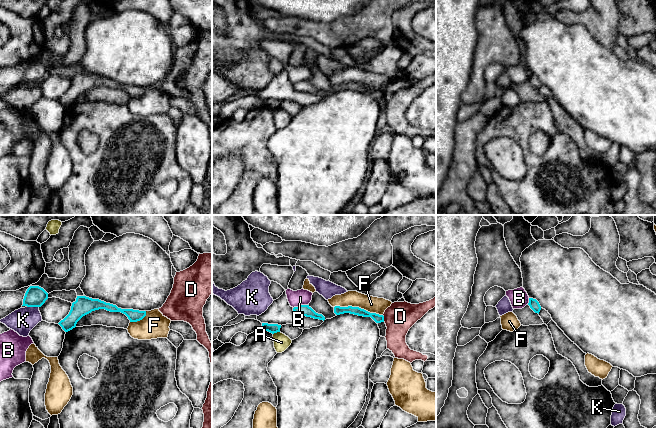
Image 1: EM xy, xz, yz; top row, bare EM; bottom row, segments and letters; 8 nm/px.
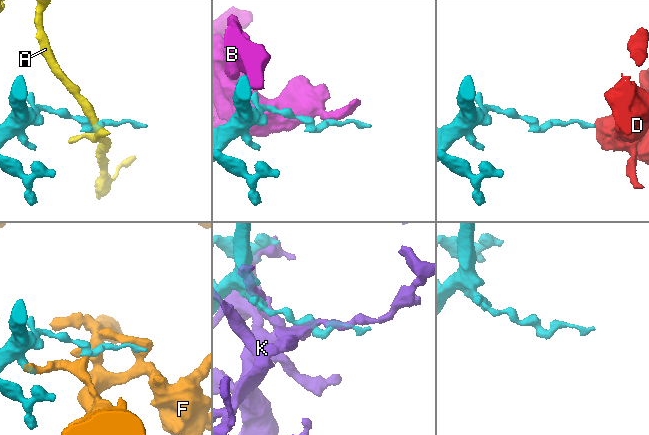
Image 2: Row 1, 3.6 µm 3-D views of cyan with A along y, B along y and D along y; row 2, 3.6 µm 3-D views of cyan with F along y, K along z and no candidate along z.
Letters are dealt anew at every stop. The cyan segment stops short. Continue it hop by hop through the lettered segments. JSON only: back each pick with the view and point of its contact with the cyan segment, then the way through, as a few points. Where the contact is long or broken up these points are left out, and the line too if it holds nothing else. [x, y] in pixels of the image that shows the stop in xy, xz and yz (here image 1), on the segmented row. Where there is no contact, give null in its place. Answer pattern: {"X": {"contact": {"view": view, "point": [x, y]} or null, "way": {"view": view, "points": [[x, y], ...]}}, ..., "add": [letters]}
{"add": []}

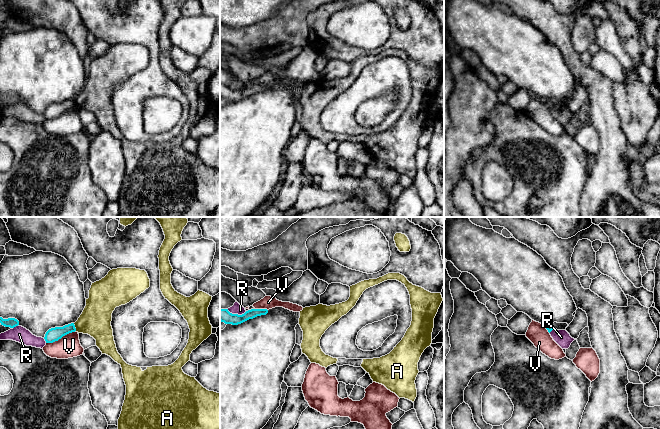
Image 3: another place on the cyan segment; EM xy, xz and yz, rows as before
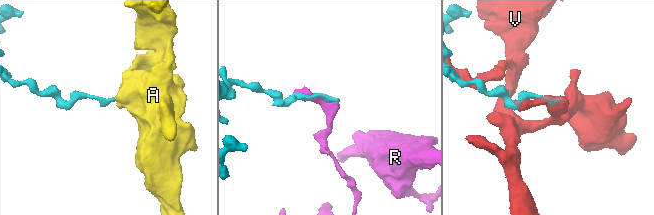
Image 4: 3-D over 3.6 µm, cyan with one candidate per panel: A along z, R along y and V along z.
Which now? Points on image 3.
{"add": []}

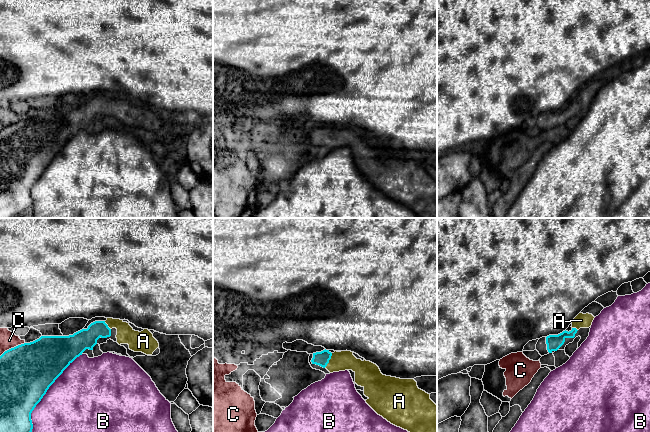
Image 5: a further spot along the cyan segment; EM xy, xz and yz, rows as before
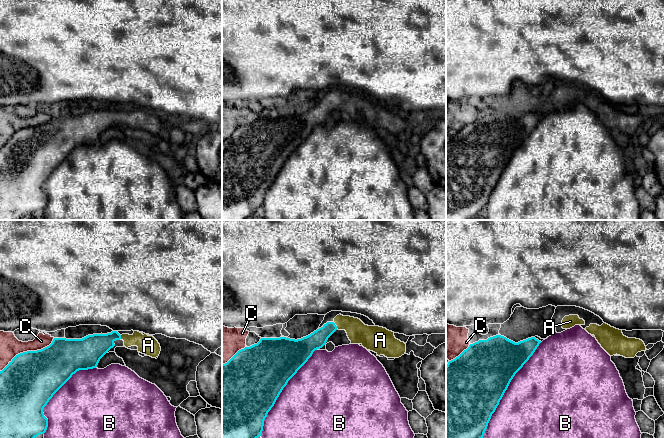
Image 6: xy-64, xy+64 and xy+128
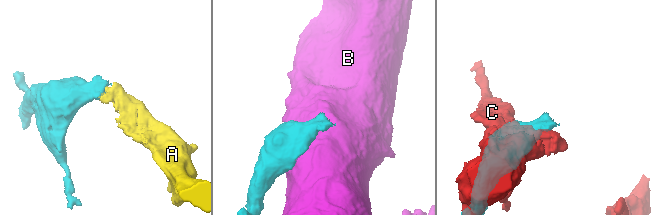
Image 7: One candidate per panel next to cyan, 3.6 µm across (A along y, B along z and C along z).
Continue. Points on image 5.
{"A": {"contact": {"view": "xz", "point": [329, 359]}, "way": {"view": "xz", "points": [[322, 358], [329, 359], [345, 360]]}}, "add": ["A"]}

